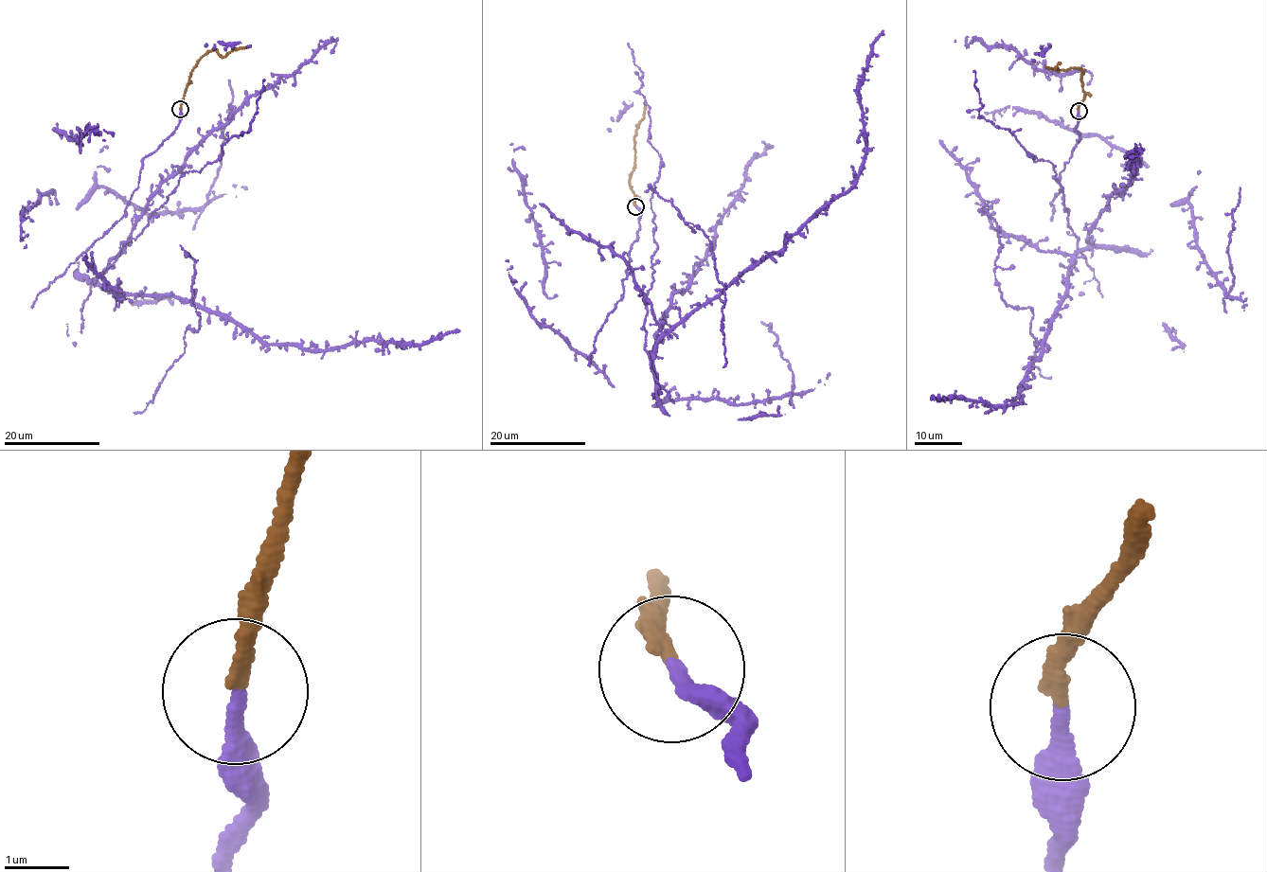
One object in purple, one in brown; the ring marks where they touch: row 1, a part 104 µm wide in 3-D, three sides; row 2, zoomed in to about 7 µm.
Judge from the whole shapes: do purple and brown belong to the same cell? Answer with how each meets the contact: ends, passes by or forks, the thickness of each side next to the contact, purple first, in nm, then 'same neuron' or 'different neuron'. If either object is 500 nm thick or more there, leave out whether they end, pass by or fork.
purple ends there; brown ends there; 240 nm thick on the purple side, 220 nm on the other; different neuron

